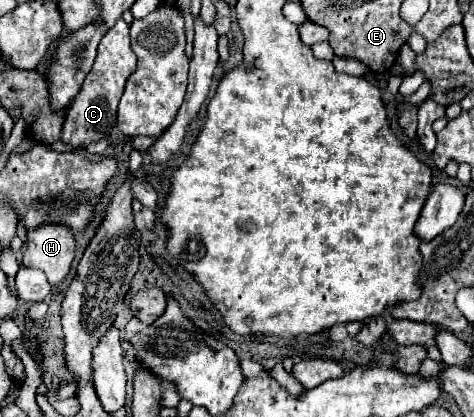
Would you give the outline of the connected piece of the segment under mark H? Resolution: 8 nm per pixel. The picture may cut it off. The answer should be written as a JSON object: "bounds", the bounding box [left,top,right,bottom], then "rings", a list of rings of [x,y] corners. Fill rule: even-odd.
{"bounds":[24,224,76,286],"rings":[[[46,224],[38,226],[36,230],[28,230],[24,266],[42,270],[52,286],[60,284],[70,274],[74,254],[76,240],[66,226]]]}

